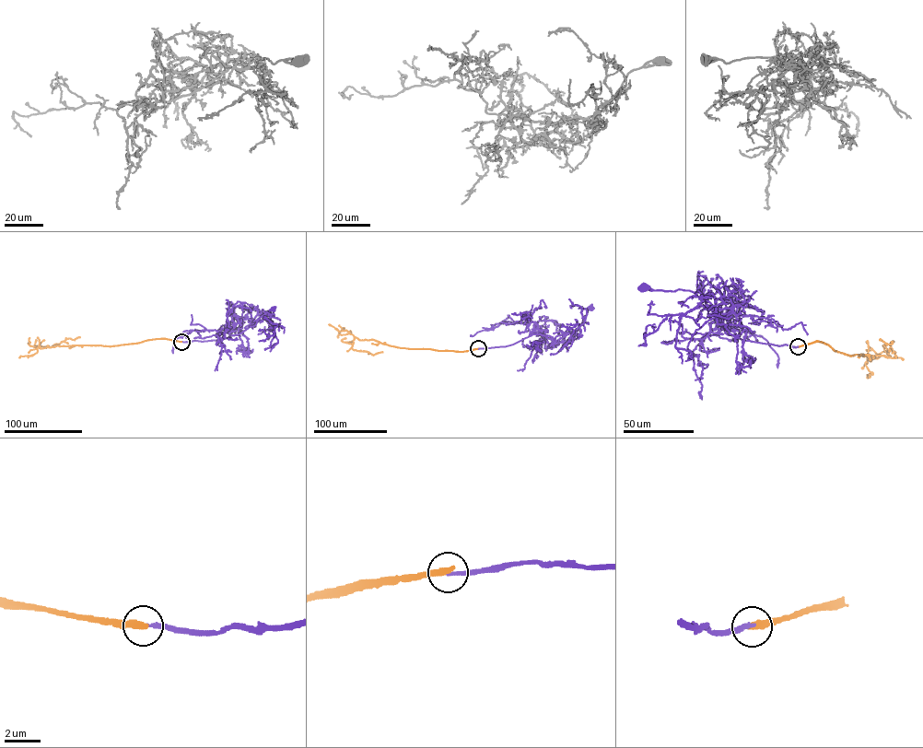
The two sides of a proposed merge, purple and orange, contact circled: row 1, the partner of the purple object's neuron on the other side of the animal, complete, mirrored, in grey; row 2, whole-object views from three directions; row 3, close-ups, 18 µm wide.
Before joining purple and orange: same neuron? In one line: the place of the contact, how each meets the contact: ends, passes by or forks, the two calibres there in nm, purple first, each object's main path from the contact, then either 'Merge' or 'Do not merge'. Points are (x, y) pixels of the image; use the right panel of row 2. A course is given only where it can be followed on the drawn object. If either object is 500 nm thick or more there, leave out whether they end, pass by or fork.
Place: (798, 346). At the ring purple ends. At the ring orange ends. Thickness 180 nm (purple) against 380 nm. Course of purple: (798, 346), (742, 340), (727, 333), (722, 321), (729, 313), (721, 313), (698, 292), (644, 288). Course of orange: (798, 346), (819, 341), (835, 351), (851, 356), (895, 357), (890, 347), (892, 342), (887, 344), (880, 339). Do not merge

